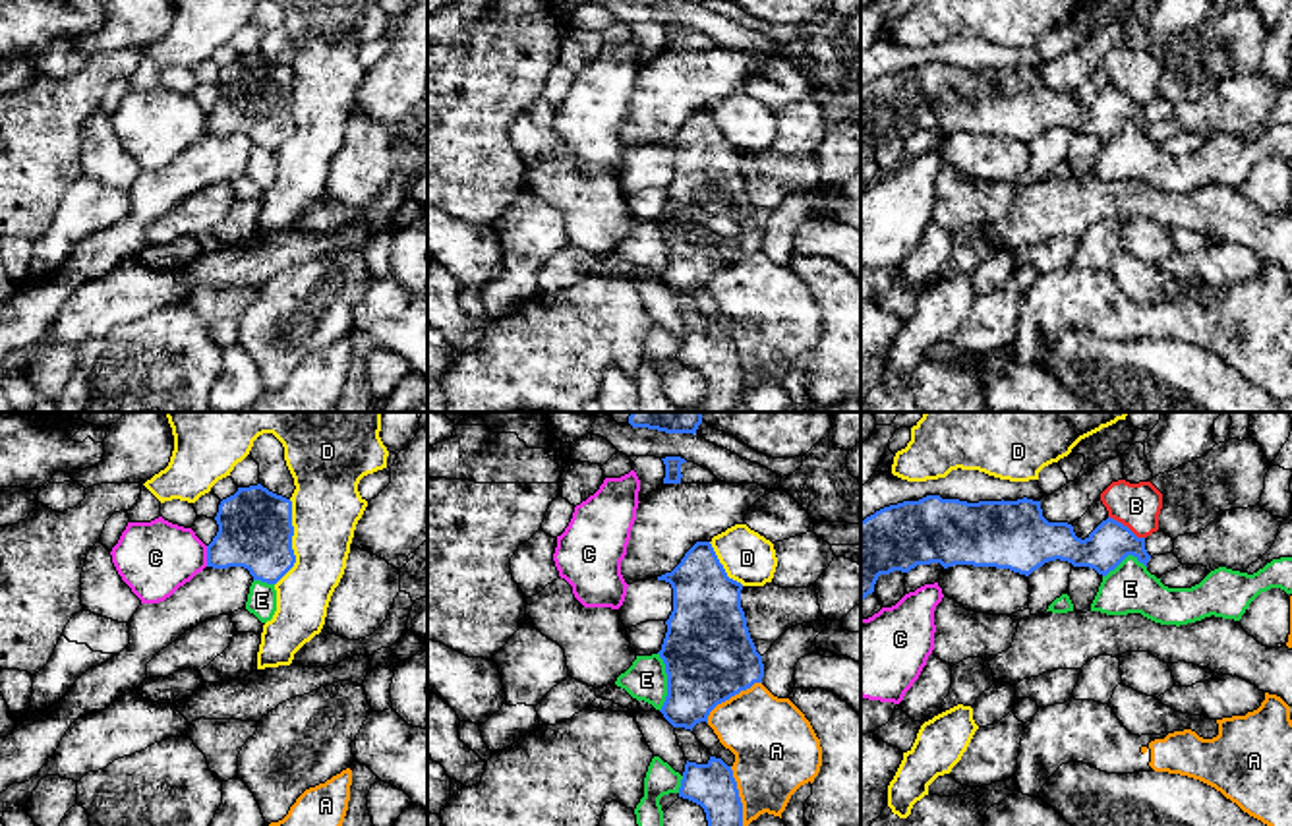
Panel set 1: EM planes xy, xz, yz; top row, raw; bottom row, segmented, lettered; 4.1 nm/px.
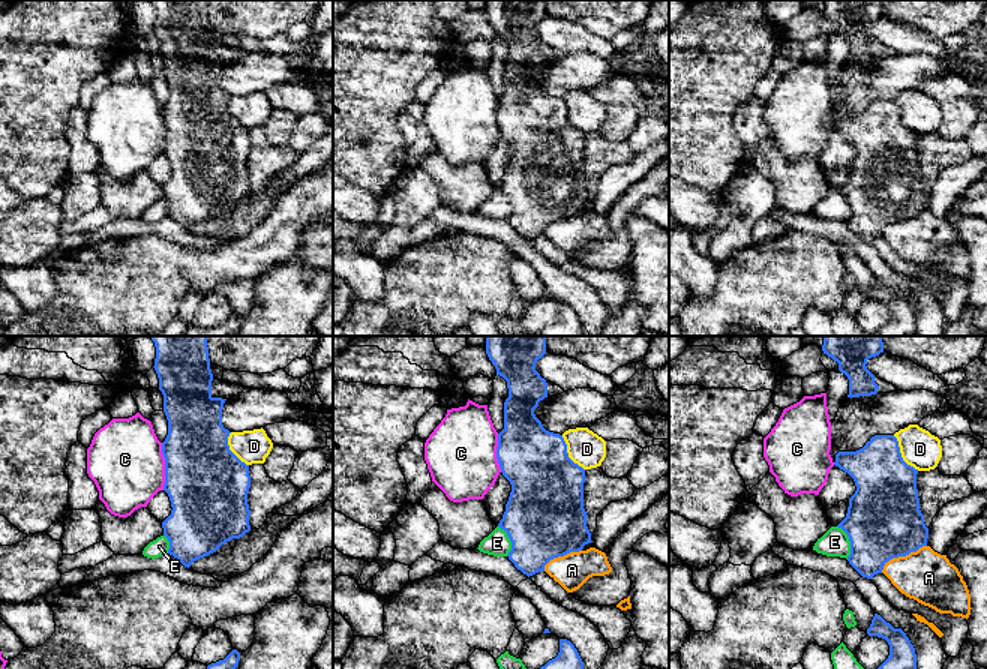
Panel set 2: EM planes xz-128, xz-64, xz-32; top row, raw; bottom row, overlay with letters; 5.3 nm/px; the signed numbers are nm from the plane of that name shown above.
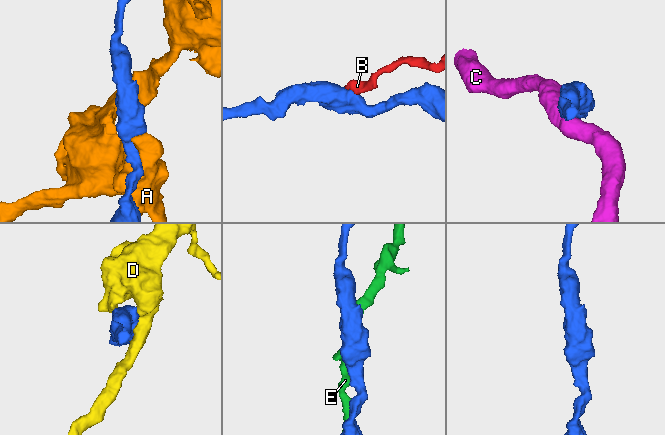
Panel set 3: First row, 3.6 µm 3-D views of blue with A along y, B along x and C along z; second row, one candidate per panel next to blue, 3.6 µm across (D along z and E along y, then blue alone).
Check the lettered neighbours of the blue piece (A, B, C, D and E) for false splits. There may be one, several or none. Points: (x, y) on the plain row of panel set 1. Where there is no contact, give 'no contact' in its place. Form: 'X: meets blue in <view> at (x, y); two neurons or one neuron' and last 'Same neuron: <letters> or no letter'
A: meets blue in xz at (741, 374); two neurons
B: meets blue in yz at (1126, 93); two neurons
C: meets blue in xy at (207, 122); two neurons
D: meets blue in xy at (291, 109); two neurons
E: meets blue in xz at (668, 248); two neurons
Same neuron: no letter

